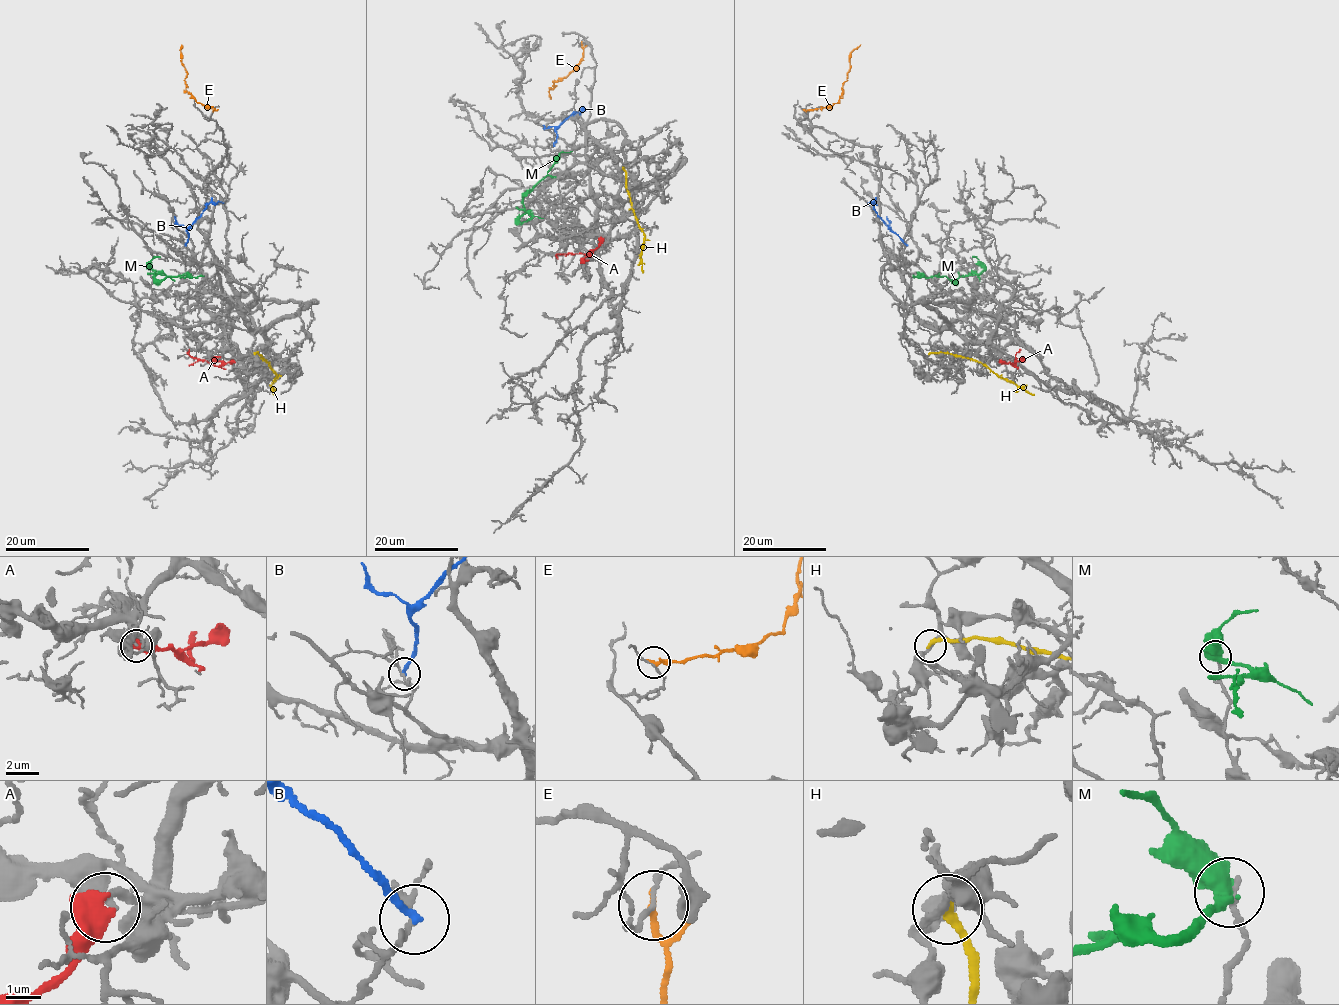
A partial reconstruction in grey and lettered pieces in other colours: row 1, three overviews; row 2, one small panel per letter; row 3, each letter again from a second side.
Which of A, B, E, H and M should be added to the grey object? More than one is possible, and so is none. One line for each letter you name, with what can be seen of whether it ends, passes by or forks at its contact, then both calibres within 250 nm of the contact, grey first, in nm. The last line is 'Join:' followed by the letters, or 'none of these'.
A: it ends; calibres 180 and 750 nm
Join: A

